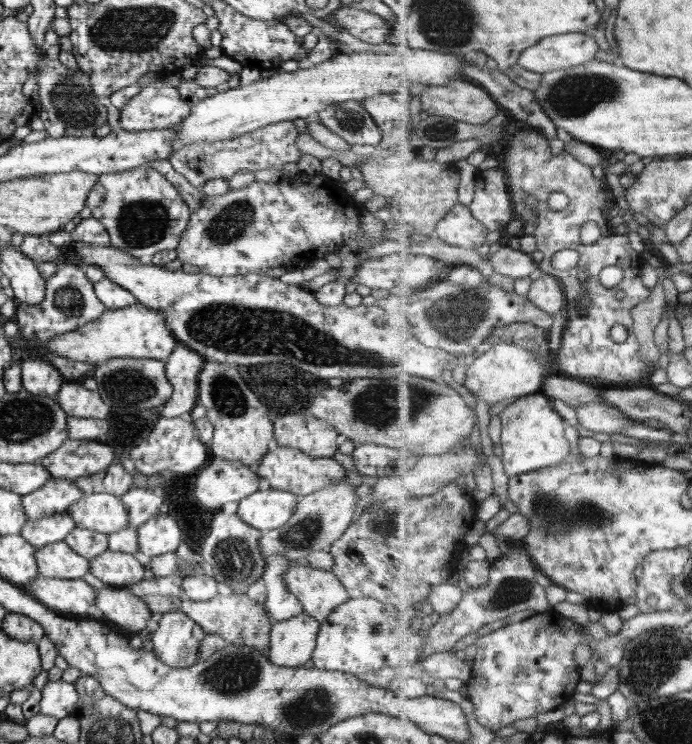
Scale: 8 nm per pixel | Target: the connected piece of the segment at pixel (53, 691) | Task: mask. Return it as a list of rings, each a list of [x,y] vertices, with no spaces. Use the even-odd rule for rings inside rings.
[[[65,680],[48,681],[41,690],[39,712],[45,715],[52,715],[60,720],[72,716],[76,709],[78,691],[75,685]]]

